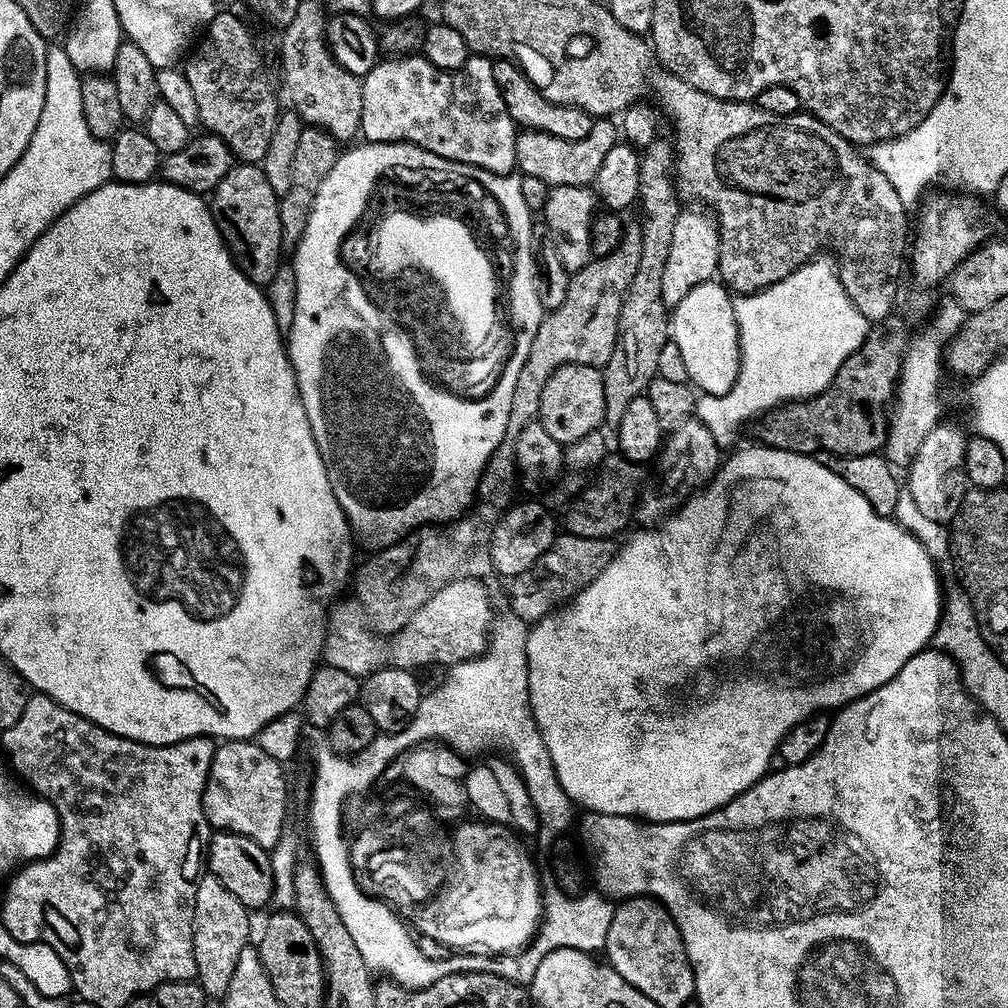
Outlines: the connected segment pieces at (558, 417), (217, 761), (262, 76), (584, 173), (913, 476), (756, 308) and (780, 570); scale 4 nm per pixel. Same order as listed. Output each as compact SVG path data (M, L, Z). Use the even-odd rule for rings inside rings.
M565 362L550 373L542 386L538 423L562 446L581 439L592 429L604 424L604 374L595 363Z
M225 740L216 744L216 753L204 787L204 816L213 829L233 832L272 850L285 835L284 806L288 788L284 785L281 761L270 758L252 740Z
M217 11L203 29L203 36L204 41L191 49L192 57L190 52L188 65L182 68L198 106L197 121L204 123L205 133L222 138L237 161L259 165L268 155L278 119L276 96L264 60L247 26L232 12Z
M608 118L597 119L590 134L581 140L563 140L545 132L521 131L516 138L516 167L523 175L540 178L554 188L591 185L598 174L598 166L602 166L602 158L606 158L607 152L618 143L618 128L612 122Z
M946 424L936 427L923 439L915 452L915 457L907 469L910 491L914 502L922 509L922 514L935 520L951 521L959 512L962 487L966 480L965 466L965 433L956 432Z
M822 258L815 262L815 267L807 267L805 265L800 265L782 279L777 286L773 286L766 290L762 290L756 293L747 293L739 295L735 302L733 303L733 308L735 310L736 325L740 330L740 368L739 374L736 377L736 382L734 387L730 391L724 394L724 396L719 398L702 398L704 400L700 401L698 404L698 412L696 412L697 417L707 426L711 434L714 436L717 443L726 448L728 444L732 443L740 426L748 419L755 419L761 414L771 411L773 408L777 407L781 402L791 402L793 400L808 399L812 396L816 396L820 392L824 392L833 381L837 379L836 371L843 369L848 362L848 355L852 352L857 352L860 349L860 343L868 337L868 332L870 329L870 323L864 317L860 320L863 314L856 316L859 312L851 302L850 296L848 296L845 288L842 286L841 282L838 280L838 270L835 261L830 259Z
M759 446L759 447L760 447L760 448L744 448L744 449L742 449L742 450L741 450L741 452L736 452L736 453L734 453L734 454L733 454L733 456L732 456L732 457L730 457L730 458L729 458L729 460L728 460L728 457L727 457L727 459L725 459L725 460L724 460L724 461L723 461L723 463L721 463L721 465L720 465L720 467L719 467L719 468L717 468L717 470L716 470L716 474L715 474L715 476L713 476L713 477L712 477L712 479L710 479L710 480L709 480L709 481L708 481L708 482L707 482L707 484L706 484L706 487L705 487L705 488L704 488L704 489L703 489L703 490L700 490L700 491L697 491L697 492L696 492L696 493L695 493L695 494L692 494L692 495L689 495L689 496L688 496L688 497L687 497L687 499L685 499L685 500L688 500L688 499L689 499L689 500L688 500L688 501L686 501L686 502L685 502L685 504L684 504L684 505L682 505L682 506L681 506L681 508L680 508L680 509L678 509L678 510L677 510L677 512L676 512L676 513L674 513L674 514L673 514L673 516L672 516L672 517L670 517L670 518L669 518L669 516L668 516L668 517L667 517L667 519L665 519L665 520L664 520L664 521L663 521L663 523L661 523L661 524L660 524L660 525L659 525L659 526L648 526L648 527L645 527L645 528L644 528L644 529L643 529L643 530L638 530L638 531L642 531L642 532L636 532L636 533L634 533L634 534L633 534L633 536L632 536L632 537L630 537L630 538L629 538L629 540L628 540L628 541L626 541L626 542L625 542L625 544L624 544L624 545L622 545L622 546L621 546L621 548L620 548L620 545L619 545L619 548L618 548L618 551L617 551L617 552L616 552L616 553L615 553L615 555L613 555L613 558L612 558L612 561L610 561L610 562L609 562L609 563L608 563L608 565L606 565L606 566L605 566L605 567L604 567L604 569L603 569L603 570L602 570L602 574L598 574L598 578L594 578L594 582L590 582L590 586L586 586L586 590L582 590L582 591L581 591L581 592L579 592L579 593L578 593L578 595L576 595L576 597L575 597L575 598L573 598L573 599L572 599L572 601L570 601L570 602L569 602L569 603L567 603L567 604L565 604L565 605L563 605L563 607L561 607L561 608L560 608L560 609L559 609L559 610L557 610L557 611L555 611L555 612L553 612L553 613L552 613L552 615L550 615L550 616L545 616L545 617L544 617L544 619L542 619L542 620L537 620L537 621L535 621L535 623L533 623L533 624L532 624L532 625L531 625L531 628L530 628L530 631L529 631L529 633L528 633L528 646L527 646L527 654L528 654L528 676L529 676L529 703L530 703L530 714L531 714L531 717L533 717L533 718L535 718L535 720L536 720L536 725L537 725L537 726L538 726L538 730L539 730L539 731L540 731L540 732L541 732L541 734L542 734L542 741L543 741L543 742L545 742L545 744L546 744L546 749L548 749L548 750L549 750L549 752L550 752L550 758L552 758L552 759L553 759L553 764L554 764L554 770L555 770L555 771L556 771L556 776L557 776L557 782L558 782L558 783L560 783L560 785L561 785L561 786L562 786L562 790L563 790L563 791L564 791L564 792L565 792L565 793L566 793L566 794L567 794L567 795L568 795L568 796L569 796L569 798L570 798L570 799L571 799L571 800L572 800L572 802L573 802L573 805L576 805L576 806L579 806L579 807L580 807L580 804L581 804L581 806L582 806L582 807L581 807L581 809L584 809L584 810L587 810L587 811L590 811L590 812L601 812L601 813L602 813L602 814L614 814L614 815L615 815L615 816L631 816L631 817L633 817L633 818L639 818L639 819L640 819L640 820L641 820L641 821L644 821L644 822L645 822L645 821L652 821L652 822L654 822L654 823L673 823L673 822L675 822L675 821L676 821L676 820L690 820L690 819L697 819L697 818L698 818L698 817L699 817L699 816L704 816L704 815L708 815L708 814L710 814L710 813L711 813L711 812L712 812L712 811L716 811L716 810L718 810L718 809L719 809L719 808L720 808L720 807L722 807L722 806L723 806L723 805L724 805L724 804L726 804L726 803L729 803L729 802L731 802L731 800L732 800L732 799L734 799L734 798L735 798L735 797L736 797L736 796L738 796L738 795L740 795L740 794L742 794L742 793L743 793L743 792L744 792L744 791L745 791L745 790L747 790L747 789L748 789L748 788L750 788L750 787L752 787L752 786L754 786L754 784L755 784L755 783L758 783L758 782L759 782L759 780L760 780L760 779L762 779L762 778L763 778L763 777L764 777L764 776L767 776L767 775L768 775L768 774L769 774L769 772L770 772L770 769L771 769L771 768L772 768L772 767L773 767L773 765L771 765L771 764L772 764L772 756L773 756L773 760L774 760L774 757L775 757L775 756L776 756L776 755L777 755L777 752L778 752L778 749L779 749L779 747L780 747L780 743L781 743L781 742L782 742L782 738L786 738L786 734L787 734L787 733L788 733L788 731L789 731L789 730L790 730L790 729L792 729L792 728L793 728L793 727L794 727L794 726L798 726L798 722L802 722L802 721L803 721L803 720L805 720L805 719L806 719L806 718L810 718L810 717L811 717L811 716L814 716L814 715L817 715L817 714L824 714L824 713L827 713L827 712L828 712L828 711L829 711L829 710L828 710L828 709L827 709L827 708L832 708L832 709L831 709L831 710L839 710L839 709L841 709L841 708L842 708L842 707L843 707L843 706L845 706L845 705L848 705L848 704L849 704L849 703L851 703L851 702L852 702L852 701L854 701L854 700L857 700L857 699L859 699L859 698L860 698L860 697L862 697L862 696L864 696L864 695L868 695L868 694L870 694L870 693L871 693L871 692L872 692L872 691L874 691L874 689L876 689L876 688L878 688L878 687L880 687L880 686L882 686L882 685L883 685L883 684L884 684L884 683L886 683L886 682L890 682L890 680L891 680L891 679L892 679L892 678L894 678L894 676L895 676L895 675L896 675L896 674L898 674L898 672L899 672L899 671L900 671L900 670L902 670L902 668L903 668L903 667L904 667L904 666L906 666L906 662L909 662L909 661L910 661L910 658L914 658L914 656L915 656L915 655L918 655L918 654L920 654L920 653L921 653L921 652L923 652L923 651L925 651L925 649L927 649L927 648L928 648L928 647L929 647L929 645L931 645L931 644L932 644L932 643L933 643L933 640L934 640L934 637L935 637L935 635L936 635L936 628L937 628L937 626L938 626L938 625L940 625L940 613L941 613L941 611L942 611L942 592L941 592L941 596L940 596L940 580L939 580L939 578L938 578L938 577L936 577L936 568L938 568L938 564L937 564L937 561L935 561L935 560L933 560L933 558L932 558L932 556L931 556L931 555L930 555L930 554L929 554L929 552L927 552L927 551L926 551L926 549L924 549L924 545L922 545L922 544L920 544L920 543L919 543L919 541L917 541L917 540L916 540L916 539L915 539L915 538L913 538L913 536L911 536L911 535L910 535L910 534L909 534L909 532L907 532L907 531L906 531L906 530L905 530L905 528L904 528L904 527L902 527L902 526L901 526L901 525L900 525L900 524L897 524L897 523L896 523L896 521L895 521L895 519L892 519L892 518L889 518L889 517L887 517L887 516L879 516L879 514L878 514L878 513L876 513L876 511L875 511L875 510L874 510L874 506L870 506L870 502L866 502L866 498L865 498L865 497L864 497L864 496L863 496L863 495L862 495L862 494L858 494L858 490L854 490L854 486L850 486L850 482L846 482L846 481L845 481L845 480L844 480L844 478L843 478L843 476L839 476L839 475L838 475L838 474L837 474L837 472L835 472L835 470L834 470L834 469L833 469L833 468L831 468L831 466L829 466L829 465L828 465L828 464L827 464L827 463L825 463L825 461L824 461L824 464L823 464L823 462L822 462L822 461L820 461L820 460L815 460L815 459L816 459L816 458L817 458L817 457L816 457L816 456L815 456L815 455L812 455L812 454L805 454L805 453L802 453L802 452L791 452L791 451L788 451L788 450L787 450L787 449L785 449L785 448L770 448L770 447L767 447L767 446Z

